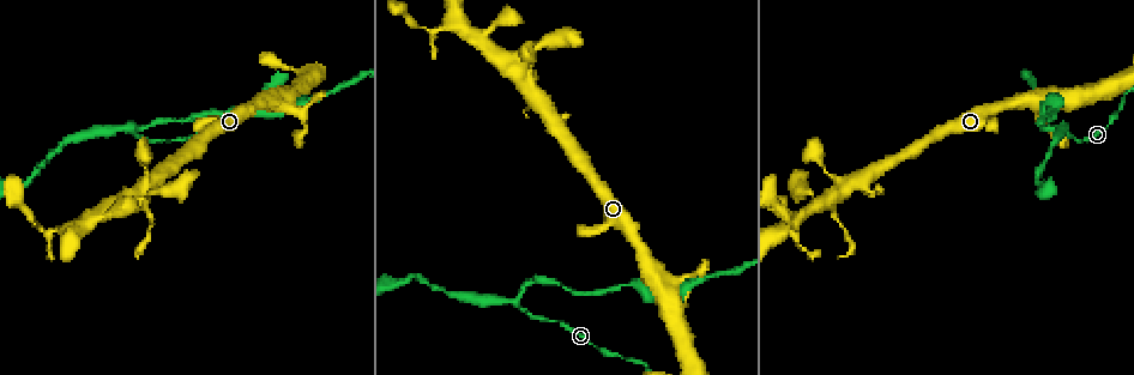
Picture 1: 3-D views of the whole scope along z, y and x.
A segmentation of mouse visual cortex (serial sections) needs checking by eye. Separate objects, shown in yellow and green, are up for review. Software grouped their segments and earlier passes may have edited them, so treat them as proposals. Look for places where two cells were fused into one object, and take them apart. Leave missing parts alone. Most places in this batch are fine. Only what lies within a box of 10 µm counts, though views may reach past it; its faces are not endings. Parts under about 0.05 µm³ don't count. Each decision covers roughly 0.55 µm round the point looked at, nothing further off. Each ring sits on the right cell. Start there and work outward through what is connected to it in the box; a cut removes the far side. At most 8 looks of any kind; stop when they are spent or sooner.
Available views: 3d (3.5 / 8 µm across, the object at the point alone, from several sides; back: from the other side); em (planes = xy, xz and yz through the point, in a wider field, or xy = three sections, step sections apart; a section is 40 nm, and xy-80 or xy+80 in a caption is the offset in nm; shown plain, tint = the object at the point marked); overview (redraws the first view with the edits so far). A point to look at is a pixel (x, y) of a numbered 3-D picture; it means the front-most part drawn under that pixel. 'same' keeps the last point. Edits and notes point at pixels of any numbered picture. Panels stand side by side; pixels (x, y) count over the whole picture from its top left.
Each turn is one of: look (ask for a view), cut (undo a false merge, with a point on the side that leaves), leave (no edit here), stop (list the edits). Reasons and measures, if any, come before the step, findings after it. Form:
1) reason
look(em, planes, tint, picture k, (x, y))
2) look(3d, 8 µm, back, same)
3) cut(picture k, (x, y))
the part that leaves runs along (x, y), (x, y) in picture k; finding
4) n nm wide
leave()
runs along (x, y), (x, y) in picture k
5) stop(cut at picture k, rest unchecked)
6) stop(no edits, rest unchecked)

three arms meet
look(3d, 8 µm, picture 1, (516, 304))

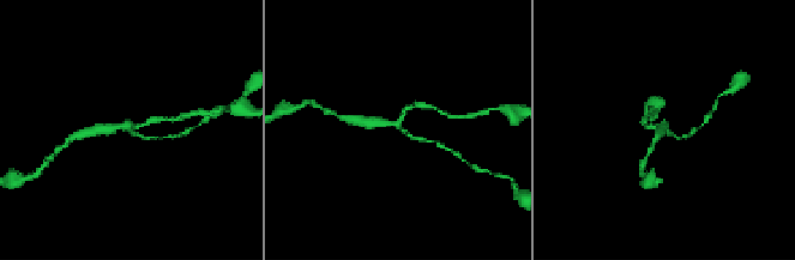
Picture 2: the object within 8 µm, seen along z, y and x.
look(3d, 3.5 µm, same)

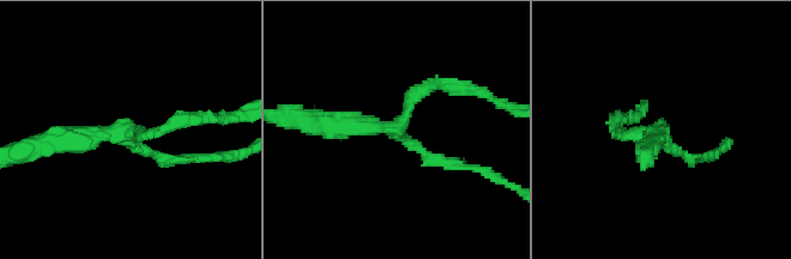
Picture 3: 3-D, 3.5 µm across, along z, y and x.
3 arms; arms of 150, 150, 300 nm
leave()
runs along (695, 160), (616, 120) in picture 3; one cell here

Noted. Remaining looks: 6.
branch point
look(3d, 3.5 µm, picture 1, (1046, 105))

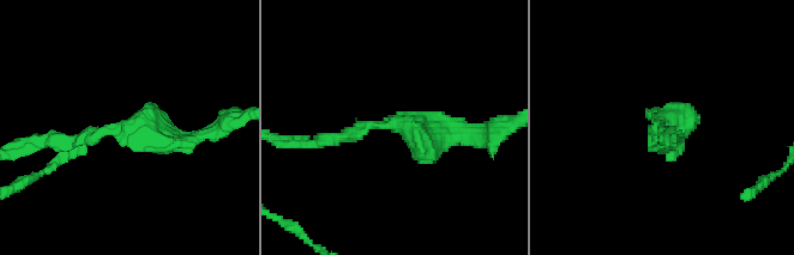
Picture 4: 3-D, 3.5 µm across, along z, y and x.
leave()
runs along (331, 140), (365, 126), (482, 132) in picture 4; continuous, no second cell

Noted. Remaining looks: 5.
thin neck
look(3d, 3.5 µm, picture 1, (424, 26))

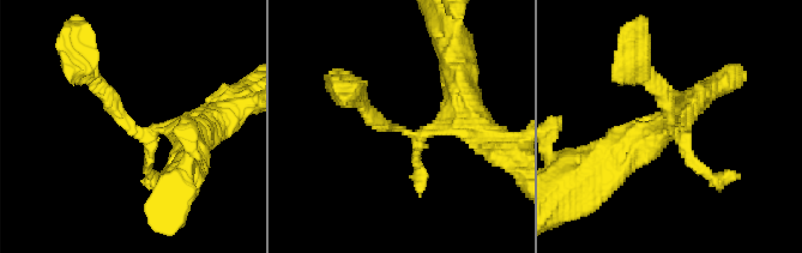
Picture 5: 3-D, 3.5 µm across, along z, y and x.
look(em, xy, step 5, tint, picture 5, (132, 130))

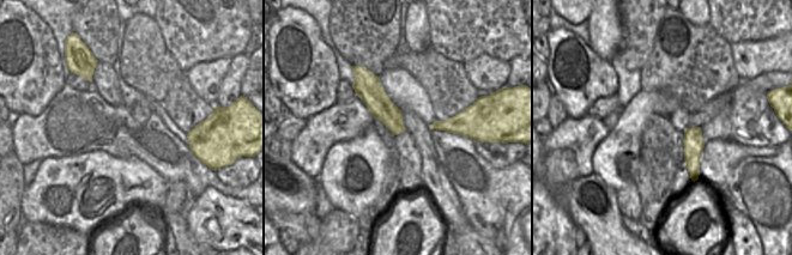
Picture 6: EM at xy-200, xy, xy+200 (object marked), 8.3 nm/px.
look(em, planes, tint, same)

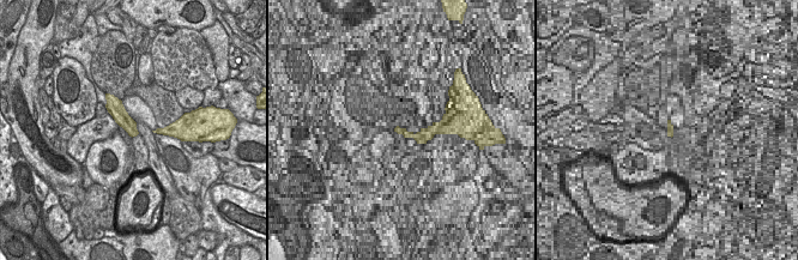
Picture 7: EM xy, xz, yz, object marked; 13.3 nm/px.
leave()
one cell here

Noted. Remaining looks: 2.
stop(no edits, rest unchecked)

